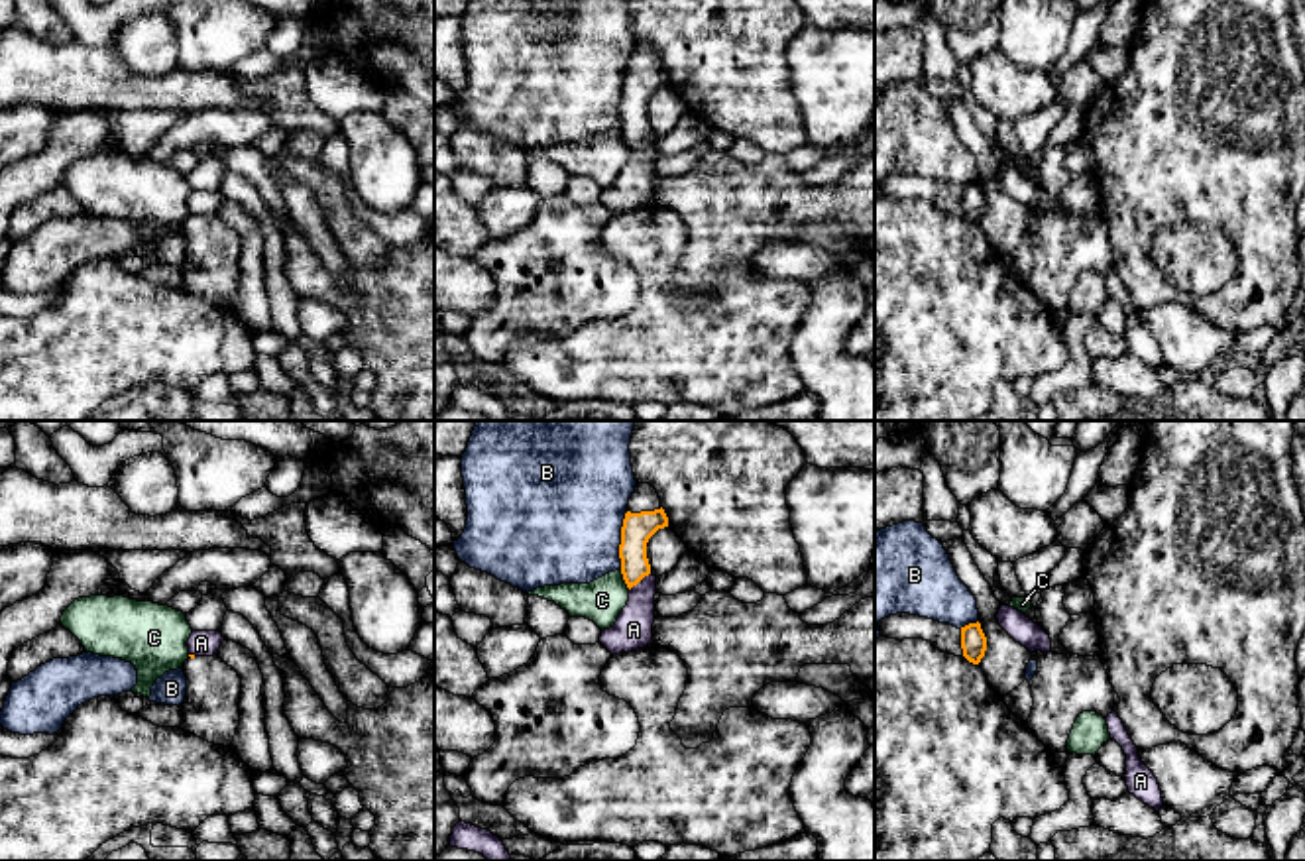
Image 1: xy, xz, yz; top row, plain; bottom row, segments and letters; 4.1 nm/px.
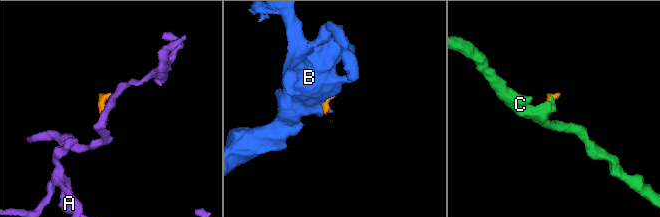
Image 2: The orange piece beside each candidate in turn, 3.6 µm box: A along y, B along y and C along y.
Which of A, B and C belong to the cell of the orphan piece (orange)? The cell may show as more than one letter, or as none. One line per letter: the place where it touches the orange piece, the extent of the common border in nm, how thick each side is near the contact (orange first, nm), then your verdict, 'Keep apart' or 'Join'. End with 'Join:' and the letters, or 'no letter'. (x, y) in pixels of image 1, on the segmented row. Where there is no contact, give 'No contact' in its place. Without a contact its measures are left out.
A: Touches orange at xz (639, 580). Shared border 120 nm. Thickness 130 nm (orange) against 160 nm. Keep apart
B: Touches orange at xz (622, 541). Shared border 240 nm. Thickness 130 nm (orange) against 480 nm. Keep apart
C: Touches orange at xz (624, 578). Shared border 90 nm. Thickness 130 nm (orange) against 180 nm. Keep apart
Join: no letter

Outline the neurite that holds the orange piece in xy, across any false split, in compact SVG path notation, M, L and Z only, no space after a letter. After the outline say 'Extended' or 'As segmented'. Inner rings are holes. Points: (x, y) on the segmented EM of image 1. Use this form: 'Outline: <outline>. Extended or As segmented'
Outline: M220 655L183 662L187 696L181 729L208 743L230 747L240 725L242 678Z. Extended

